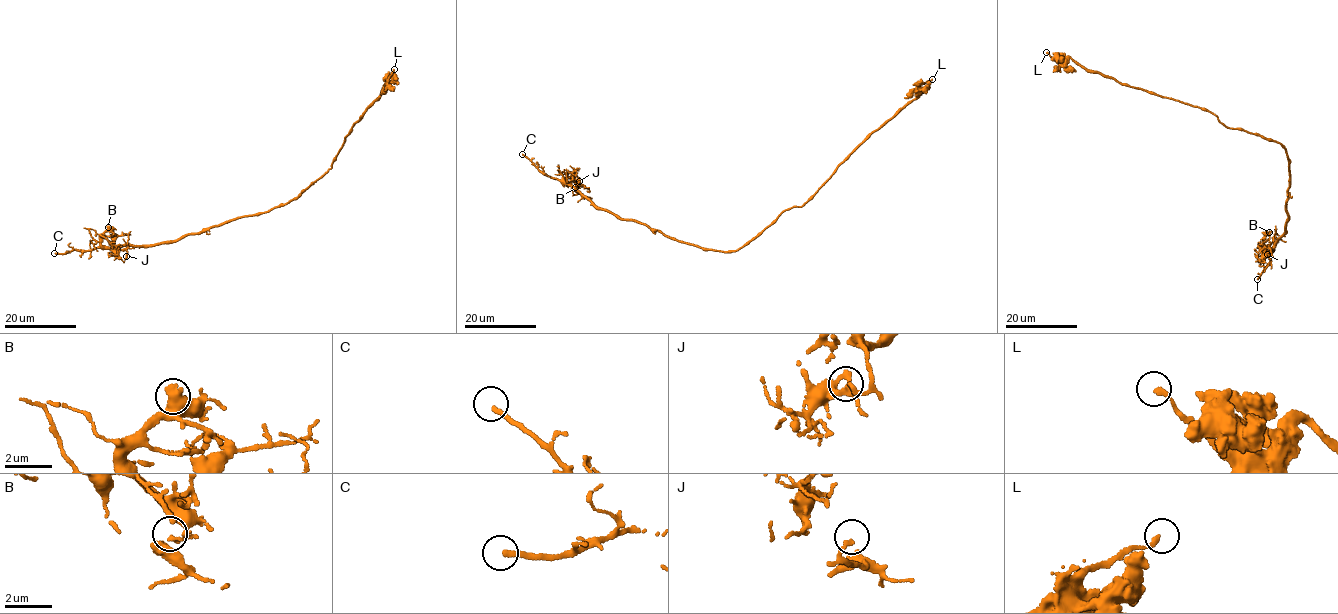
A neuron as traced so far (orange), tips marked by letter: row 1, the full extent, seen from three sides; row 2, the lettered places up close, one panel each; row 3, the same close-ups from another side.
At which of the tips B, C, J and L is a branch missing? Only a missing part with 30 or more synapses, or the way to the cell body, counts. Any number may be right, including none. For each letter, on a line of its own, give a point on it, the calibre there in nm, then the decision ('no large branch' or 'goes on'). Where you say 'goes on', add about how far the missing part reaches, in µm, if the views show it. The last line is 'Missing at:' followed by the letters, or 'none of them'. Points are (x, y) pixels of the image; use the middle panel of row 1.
B: (575, 187) | 170 nm | no large branch
C: (522, 154) | 200 nm | goes on | 25 µm
J: (579, 181) | 170 nm | no large branch
L: (932, 79) | 200 nm | no large branch
Missing at: C

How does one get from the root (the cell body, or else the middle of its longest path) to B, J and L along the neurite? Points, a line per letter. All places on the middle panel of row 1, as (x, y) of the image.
B: (742, 246), (722, 252), (673, 240), (644, 224), (599, 209), (575, 187)
J: (742, 246), (728, 252), (704, 250), (644, 224), (618, 219), (576, 188), (582, 186), (579, 181)
L: (742, 246), (759, 235), (783, 212), (803, 205), (869, 135), (915, 98), (920, 85), (932, 79)

